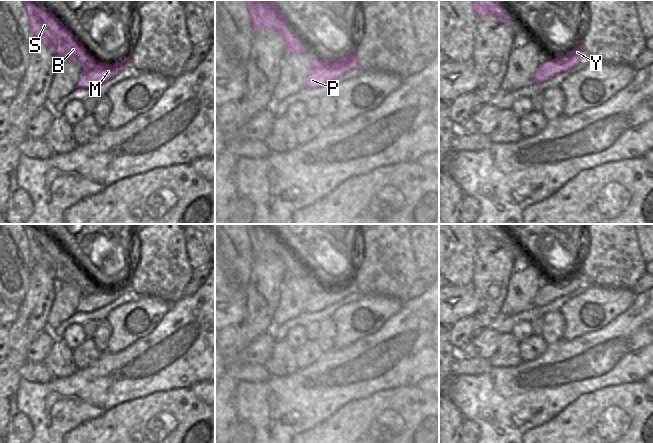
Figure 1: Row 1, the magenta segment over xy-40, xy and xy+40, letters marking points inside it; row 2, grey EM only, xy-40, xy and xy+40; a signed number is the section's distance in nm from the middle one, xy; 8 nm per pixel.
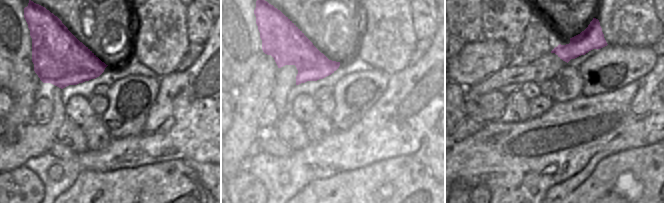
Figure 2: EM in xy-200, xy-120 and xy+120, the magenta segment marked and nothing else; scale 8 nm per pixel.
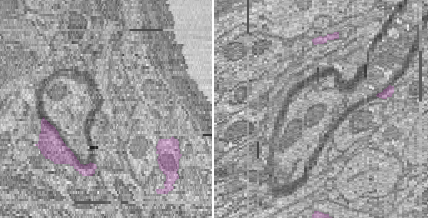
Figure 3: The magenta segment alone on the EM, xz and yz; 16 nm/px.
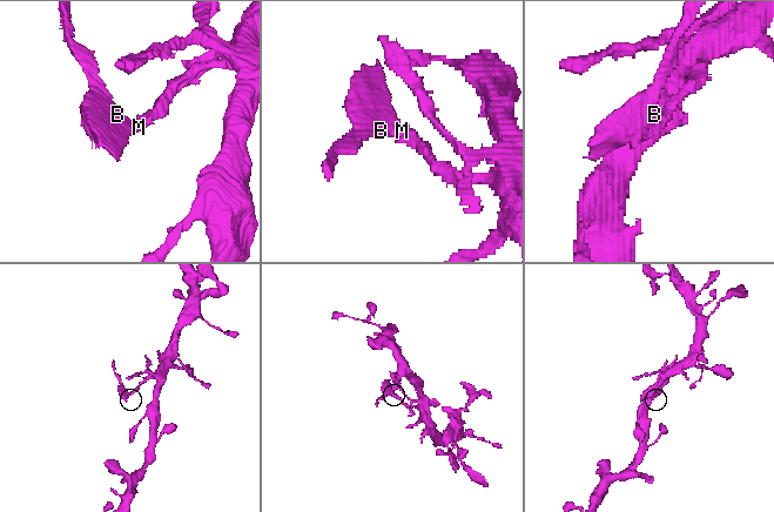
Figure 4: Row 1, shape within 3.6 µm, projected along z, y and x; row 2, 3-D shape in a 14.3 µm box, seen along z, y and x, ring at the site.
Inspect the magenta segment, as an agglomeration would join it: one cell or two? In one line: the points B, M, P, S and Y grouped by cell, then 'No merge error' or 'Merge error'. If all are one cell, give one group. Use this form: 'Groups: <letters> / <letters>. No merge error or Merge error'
Groups: B M P S / Y. Merge error.

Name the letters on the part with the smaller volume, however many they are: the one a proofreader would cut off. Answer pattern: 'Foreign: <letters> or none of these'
Foreign: B, M, P, S

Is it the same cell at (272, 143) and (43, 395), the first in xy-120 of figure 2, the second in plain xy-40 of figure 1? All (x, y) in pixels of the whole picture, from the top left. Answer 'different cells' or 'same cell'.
different cells

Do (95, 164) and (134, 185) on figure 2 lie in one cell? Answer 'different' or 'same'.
different

